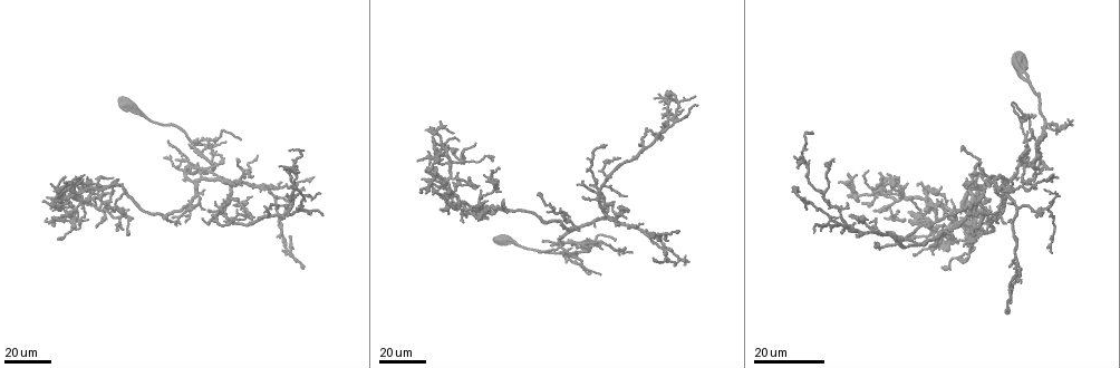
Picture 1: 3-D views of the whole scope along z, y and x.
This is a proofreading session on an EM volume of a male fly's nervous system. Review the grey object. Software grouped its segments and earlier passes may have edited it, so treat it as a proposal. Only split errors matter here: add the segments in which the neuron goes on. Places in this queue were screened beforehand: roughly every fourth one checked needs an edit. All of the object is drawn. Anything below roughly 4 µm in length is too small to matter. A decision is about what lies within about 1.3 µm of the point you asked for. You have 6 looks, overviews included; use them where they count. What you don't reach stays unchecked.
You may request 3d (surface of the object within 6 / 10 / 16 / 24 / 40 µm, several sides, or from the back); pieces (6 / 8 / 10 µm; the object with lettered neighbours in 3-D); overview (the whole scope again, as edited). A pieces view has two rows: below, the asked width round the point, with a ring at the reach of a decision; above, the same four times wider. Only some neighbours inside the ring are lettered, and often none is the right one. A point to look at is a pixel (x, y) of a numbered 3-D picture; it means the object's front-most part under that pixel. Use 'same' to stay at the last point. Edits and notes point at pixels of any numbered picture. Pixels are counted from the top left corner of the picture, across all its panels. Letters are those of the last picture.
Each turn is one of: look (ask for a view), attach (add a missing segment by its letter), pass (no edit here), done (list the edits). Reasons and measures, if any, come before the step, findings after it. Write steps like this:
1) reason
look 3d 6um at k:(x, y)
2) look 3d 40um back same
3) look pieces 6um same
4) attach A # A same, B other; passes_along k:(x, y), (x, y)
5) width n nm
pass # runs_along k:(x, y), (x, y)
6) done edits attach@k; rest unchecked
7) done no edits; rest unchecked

look 3d 24um at 1:(677, 229)

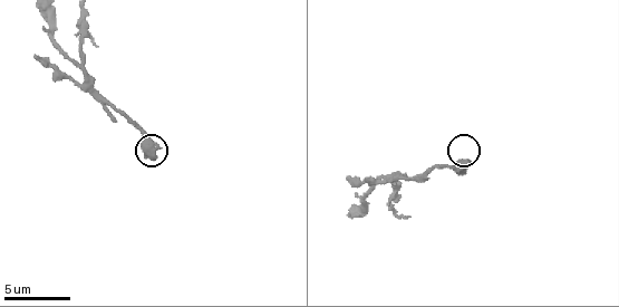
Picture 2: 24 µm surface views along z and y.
look pieces 8um at 2:(466, 166)

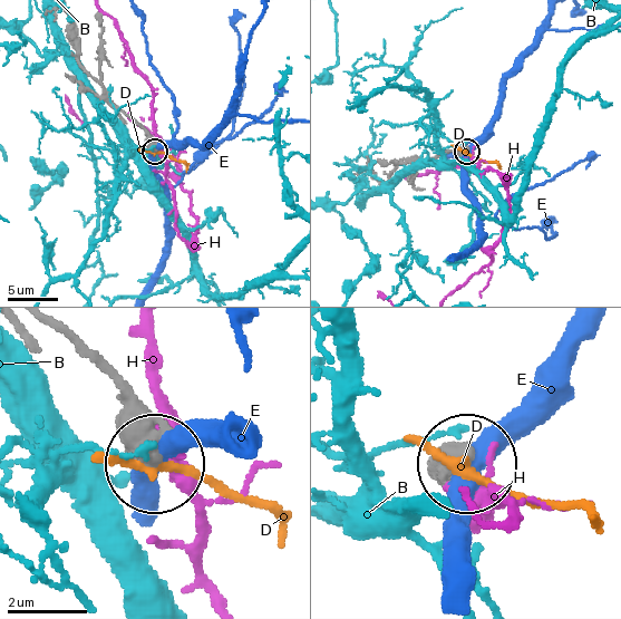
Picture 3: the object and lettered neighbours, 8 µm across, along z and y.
pass # B other, D other, E other, H other; runs_along 3:(59, 329), (108, 378), (155, 455); no lettered segment goes on from it

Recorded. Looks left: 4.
free end
look 3d 40um at 1:(582, 261)

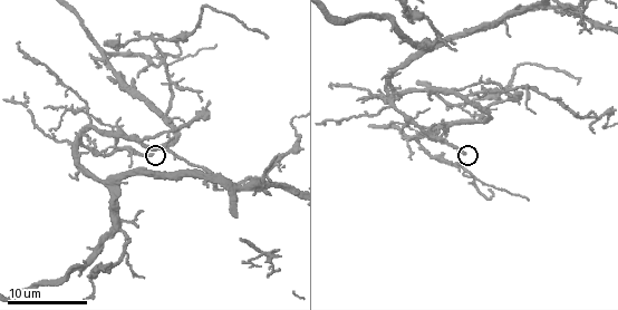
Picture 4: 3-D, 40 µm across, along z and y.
look pieces 6um at 4:(462, 153)

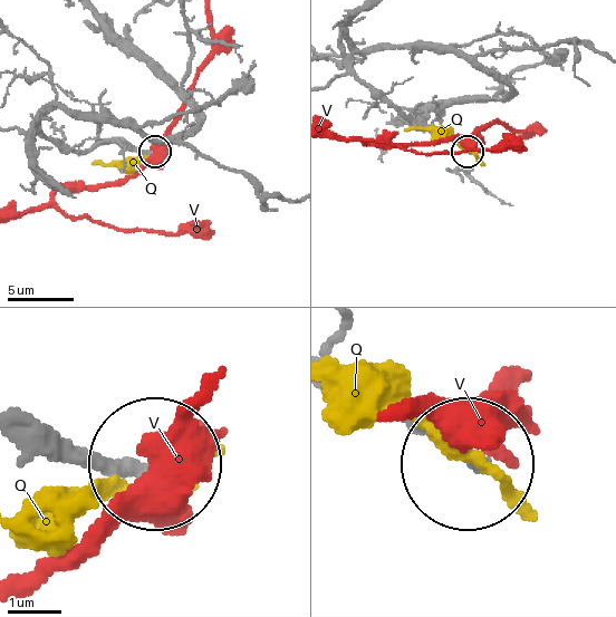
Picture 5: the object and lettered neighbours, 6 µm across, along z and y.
width 240 nm
pass # Q other, V other; no lettered segment goes on from it

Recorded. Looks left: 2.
branch stops here
look 3d 40um at 1:(928, 246)

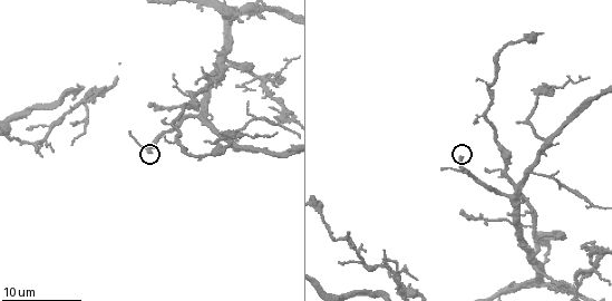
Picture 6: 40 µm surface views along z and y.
see the neighbours
look pieces 8um at 6:(150, 149)

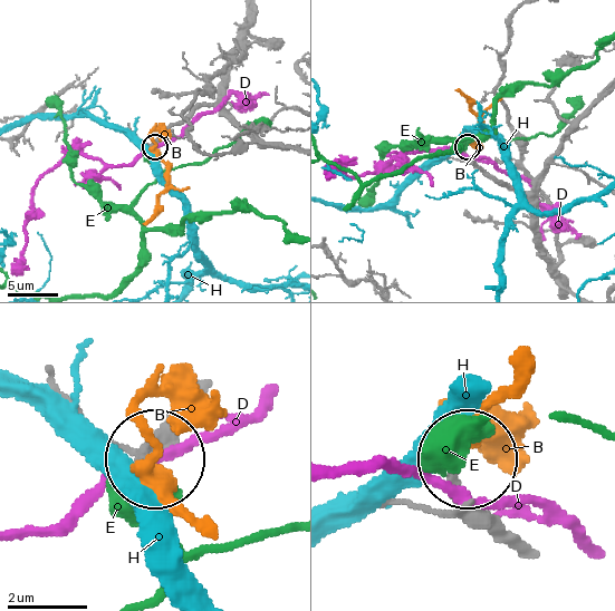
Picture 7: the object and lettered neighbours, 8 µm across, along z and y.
width 280 nm
attach B # B same, D other, E other, H other; the neuron continues

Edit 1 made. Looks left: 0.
done edits attach@7; rest unchecked

